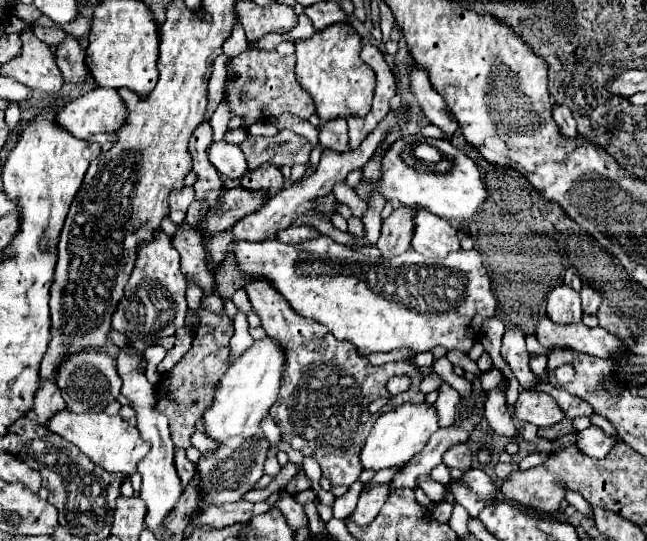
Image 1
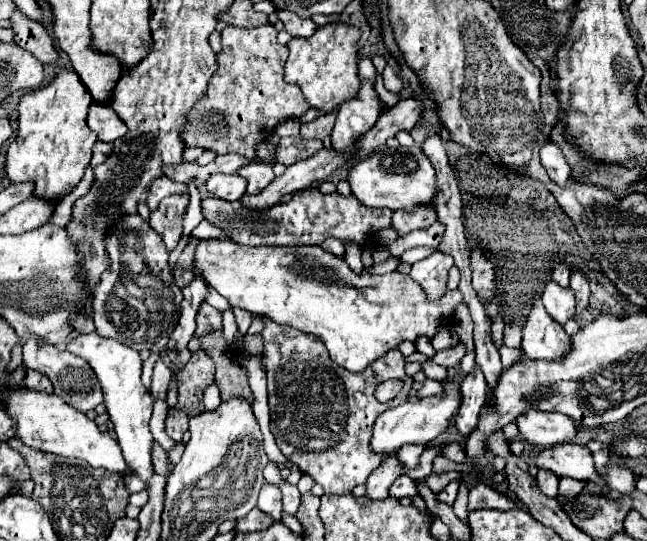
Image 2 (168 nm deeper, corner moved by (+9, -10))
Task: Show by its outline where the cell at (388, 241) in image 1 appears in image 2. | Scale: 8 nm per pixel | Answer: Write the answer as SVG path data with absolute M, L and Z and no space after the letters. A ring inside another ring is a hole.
M419 207L419 211L395 211L393 213L393 229L397 235L407 235L409 231L415 229L425 229L433 225L435 219L435 209L431 207Z

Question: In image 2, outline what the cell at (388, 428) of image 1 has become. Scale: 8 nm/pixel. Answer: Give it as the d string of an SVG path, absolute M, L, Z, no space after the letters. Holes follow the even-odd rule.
M457 377L443 381L443 393L431 395L427 399L419 399L417 403L403 403L399 407L391 407L385 413L381 413L373 425L373 439L371 447L375 453L383 457L391 457L397 453L397 449L405 443L413 445L431 445L435 437L447 431L451 417L457 413L461 405L461 391Z

